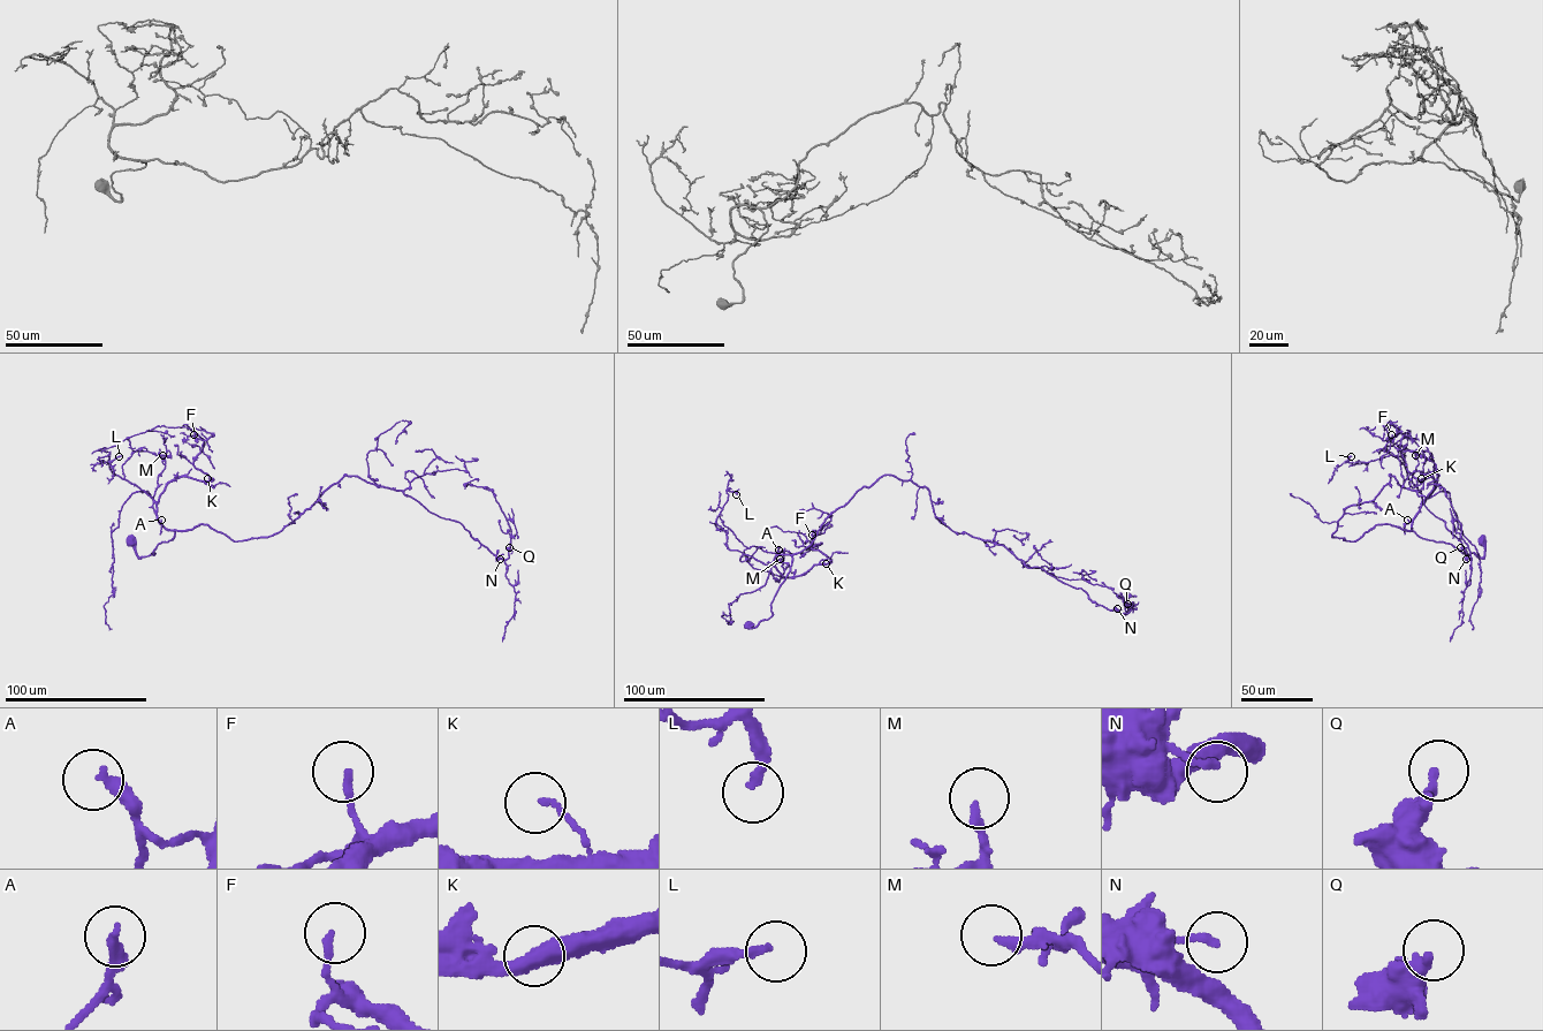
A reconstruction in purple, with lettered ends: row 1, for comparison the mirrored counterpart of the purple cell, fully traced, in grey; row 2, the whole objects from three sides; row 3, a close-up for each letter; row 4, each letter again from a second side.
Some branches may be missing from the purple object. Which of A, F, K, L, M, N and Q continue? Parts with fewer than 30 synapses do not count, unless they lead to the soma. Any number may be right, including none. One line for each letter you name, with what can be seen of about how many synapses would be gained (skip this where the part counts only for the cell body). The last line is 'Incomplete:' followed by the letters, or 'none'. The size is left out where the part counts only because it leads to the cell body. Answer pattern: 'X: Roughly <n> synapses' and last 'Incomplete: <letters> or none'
A: Roughly 45 synapses
Incomplete: A

